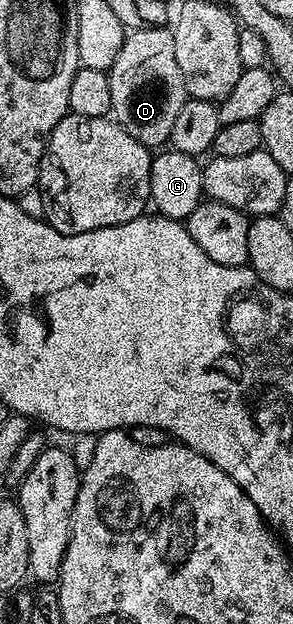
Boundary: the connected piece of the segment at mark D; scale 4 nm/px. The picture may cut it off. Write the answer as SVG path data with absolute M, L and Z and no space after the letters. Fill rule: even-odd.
M170 26L137 27L124 34L121 53L117 53L117 61L113 61L109 72L109 93L115 122L133 138L149 149L162 148L170 140L175 118L189 98L185 77L181 77L181 68L177 65Z

